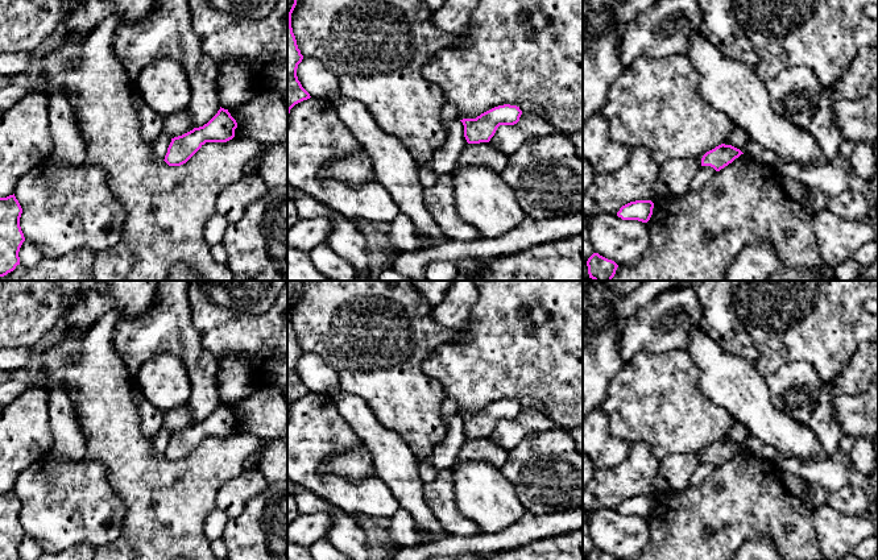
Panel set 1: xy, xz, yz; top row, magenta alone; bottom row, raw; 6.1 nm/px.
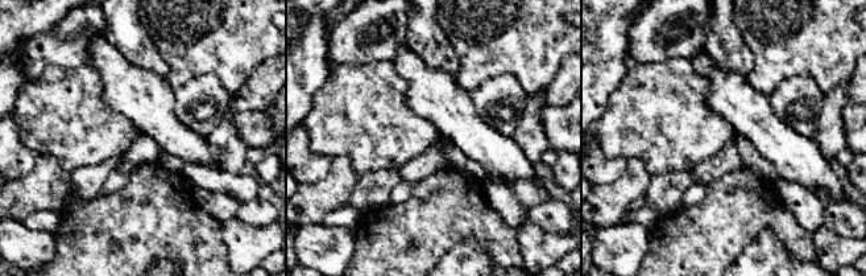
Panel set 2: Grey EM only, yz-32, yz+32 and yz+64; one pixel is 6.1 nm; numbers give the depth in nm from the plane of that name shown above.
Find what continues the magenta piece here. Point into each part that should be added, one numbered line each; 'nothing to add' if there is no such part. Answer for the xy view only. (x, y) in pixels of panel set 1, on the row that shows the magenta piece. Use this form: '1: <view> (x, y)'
nothing to add

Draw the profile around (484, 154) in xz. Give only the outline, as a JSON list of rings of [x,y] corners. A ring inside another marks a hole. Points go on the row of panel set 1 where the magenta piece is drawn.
[[[489,142],[468,144],[456,159],[455,167],[484,166],[501,173],[508,163],[508,157]]]

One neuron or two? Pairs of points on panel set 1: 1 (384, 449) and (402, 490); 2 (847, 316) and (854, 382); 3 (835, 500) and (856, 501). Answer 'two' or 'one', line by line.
1: one
2: two
3: one

